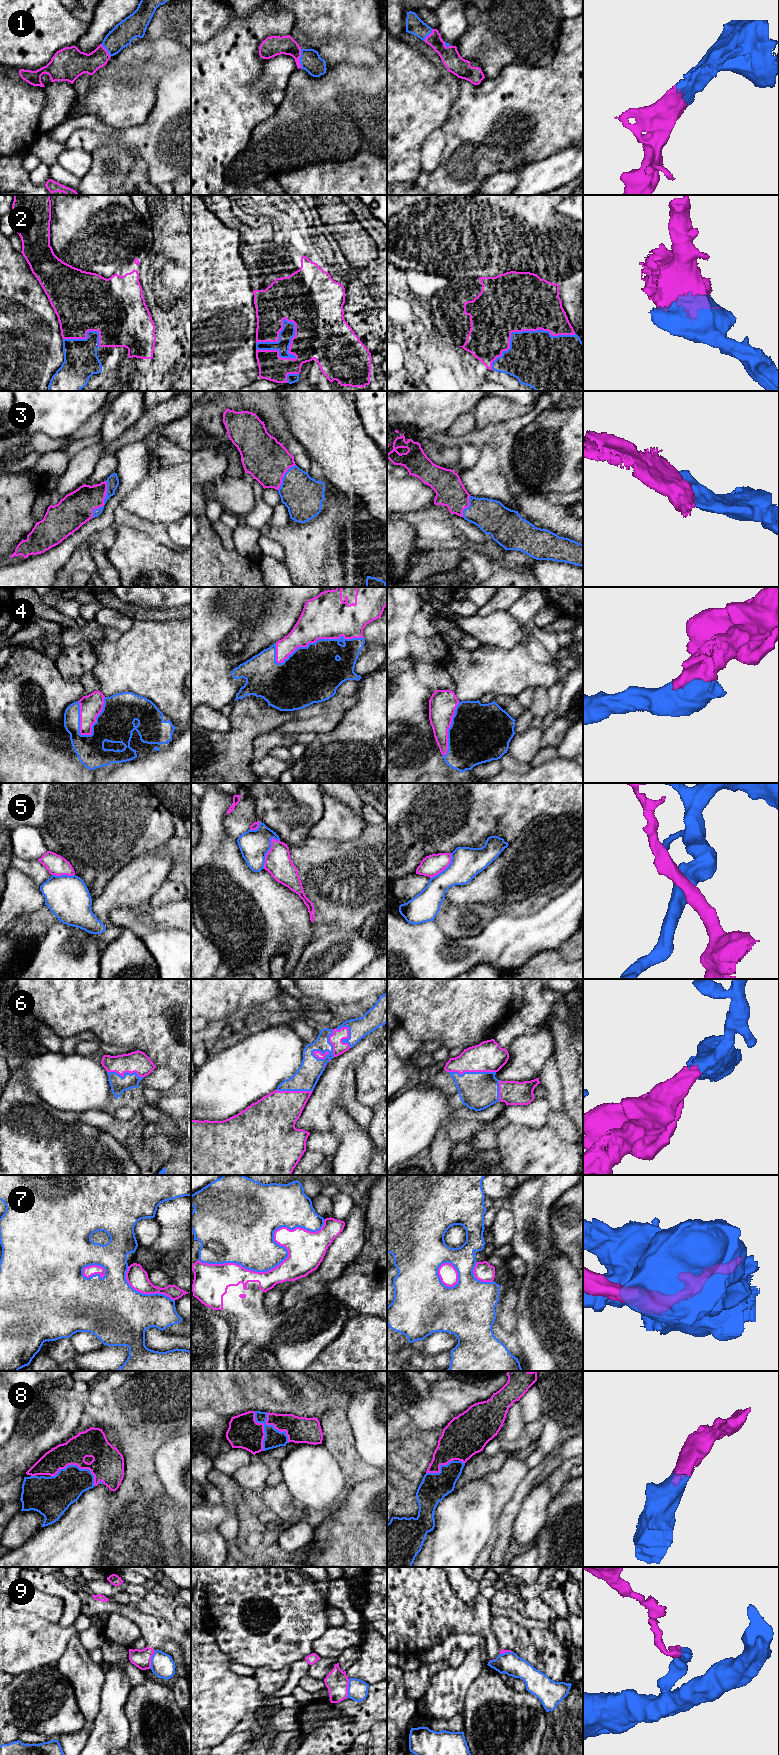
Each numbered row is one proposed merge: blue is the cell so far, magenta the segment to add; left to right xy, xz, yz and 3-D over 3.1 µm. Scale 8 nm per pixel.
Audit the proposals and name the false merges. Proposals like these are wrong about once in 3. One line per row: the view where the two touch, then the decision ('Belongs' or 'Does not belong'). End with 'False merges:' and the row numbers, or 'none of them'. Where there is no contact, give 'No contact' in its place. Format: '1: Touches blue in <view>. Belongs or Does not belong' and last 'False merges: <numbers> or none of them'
1: Touches blue in xz. Belongs
2: Touches blue in xz. Belongs
3: Touches blue in xy. Belongs
4: Touches blue in xz. Belongs
5: Touches blue in xz. Does not belong
6: Touches blue in yz. Belongs
7: Touches blue in xz. Does not belong
8: Touches blue in xz. Belongs
9: Touches blue in xy. Does not belong
False merges: 5, 7, 9

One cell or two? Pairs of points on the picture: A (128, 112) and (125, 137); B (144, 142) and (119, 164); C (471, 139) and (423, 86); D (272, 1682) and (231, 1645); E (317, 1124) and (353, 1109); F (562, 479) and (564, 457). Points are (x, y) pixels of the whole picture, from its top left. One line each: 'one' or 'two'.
A: two
B: two
C: two
D: two
E: one
F: one

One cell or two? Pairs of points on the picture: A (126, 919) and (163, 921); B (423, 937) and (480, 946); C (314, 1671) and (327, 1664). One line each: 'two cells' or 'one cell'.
A: one cell
B: one cell
C: one cell

